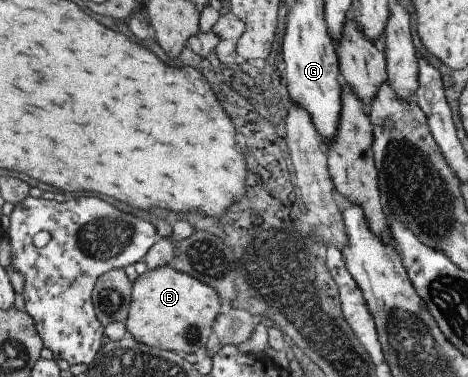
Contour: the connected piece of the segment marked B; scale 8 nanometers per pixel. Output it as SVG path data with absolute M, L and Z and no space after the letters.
M169 266L147 270L131 283L125 329L136 343L176 353L199 354L205 348L216 315L224 308L216 291Z

